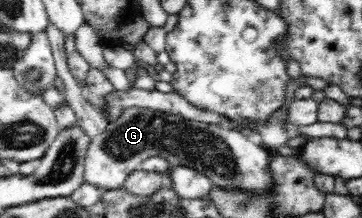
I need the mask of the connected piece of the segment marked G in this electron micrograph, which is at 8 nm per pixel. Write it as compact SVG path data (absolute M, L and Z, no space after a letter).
M131 107L117 112L117 118L108 121L105 132L99 133L90 140L85 157L85 181L107 191L124 186L128 176L140 169L140 165L151 156L165 158L172 167L187 166L208 176L214 186L225 189L237 189L250 193L274 193L273 179L269 165L272 151L265 146L257 145L249 137L234 128L222 125L207 124L189 120L177 114L161 112L151 108Z

